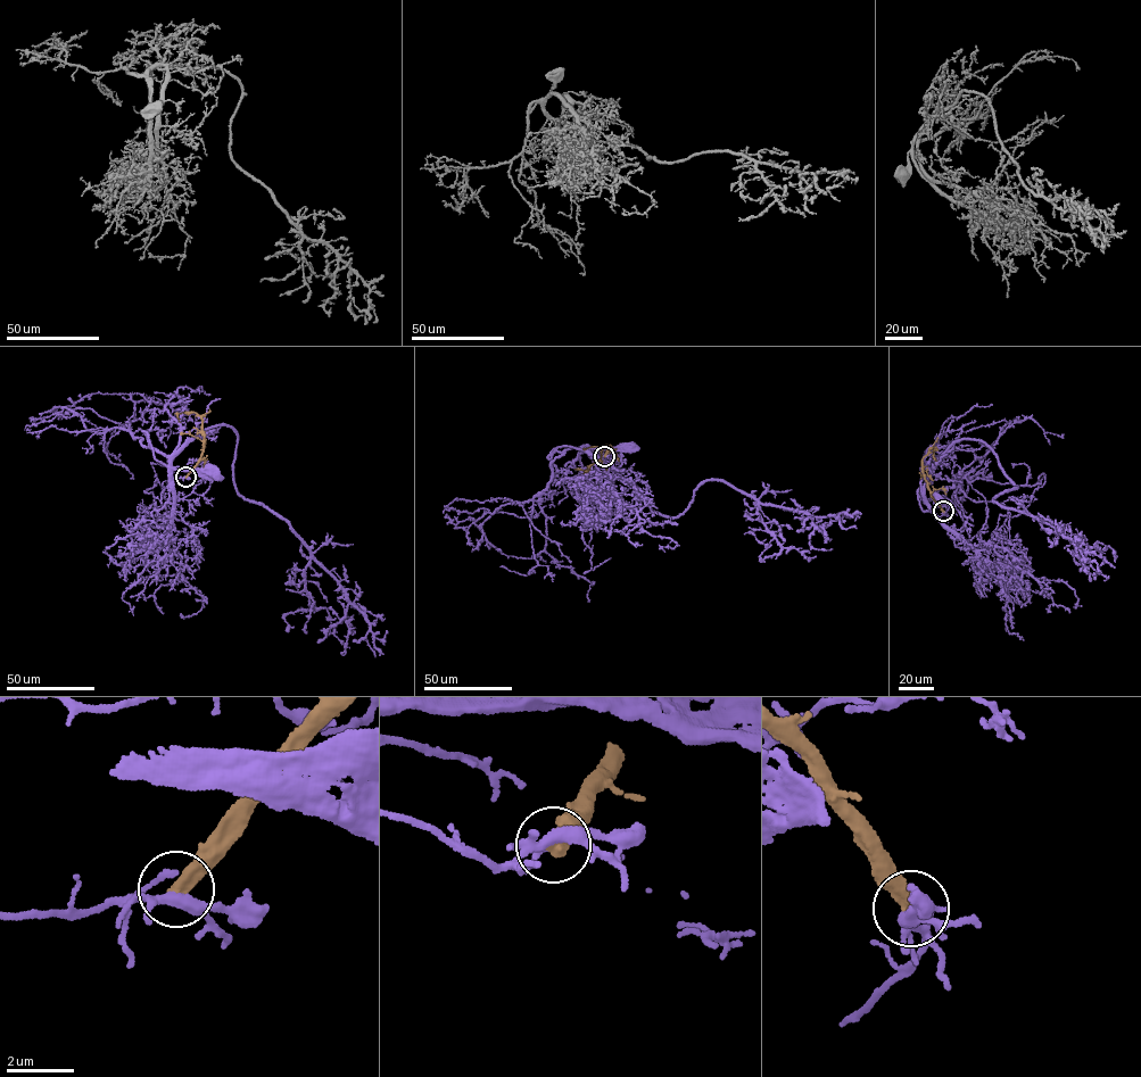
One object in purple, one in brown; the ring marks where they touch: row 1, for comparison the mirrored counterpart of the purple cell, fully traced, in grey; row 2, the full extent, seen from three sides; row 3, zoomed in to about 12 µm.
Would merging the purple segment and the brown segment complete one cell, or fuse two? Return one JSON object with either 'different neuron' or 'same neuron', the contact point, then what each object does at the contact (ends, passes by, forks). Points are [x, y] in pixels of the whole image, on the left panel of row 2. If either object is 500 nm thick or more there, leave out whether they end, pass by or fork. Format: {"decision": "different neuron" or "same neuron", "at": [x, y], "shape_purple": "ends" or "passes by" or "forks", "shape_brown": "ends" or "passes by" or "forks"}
{"decision": "different neuron", "at": [185, 477]}

